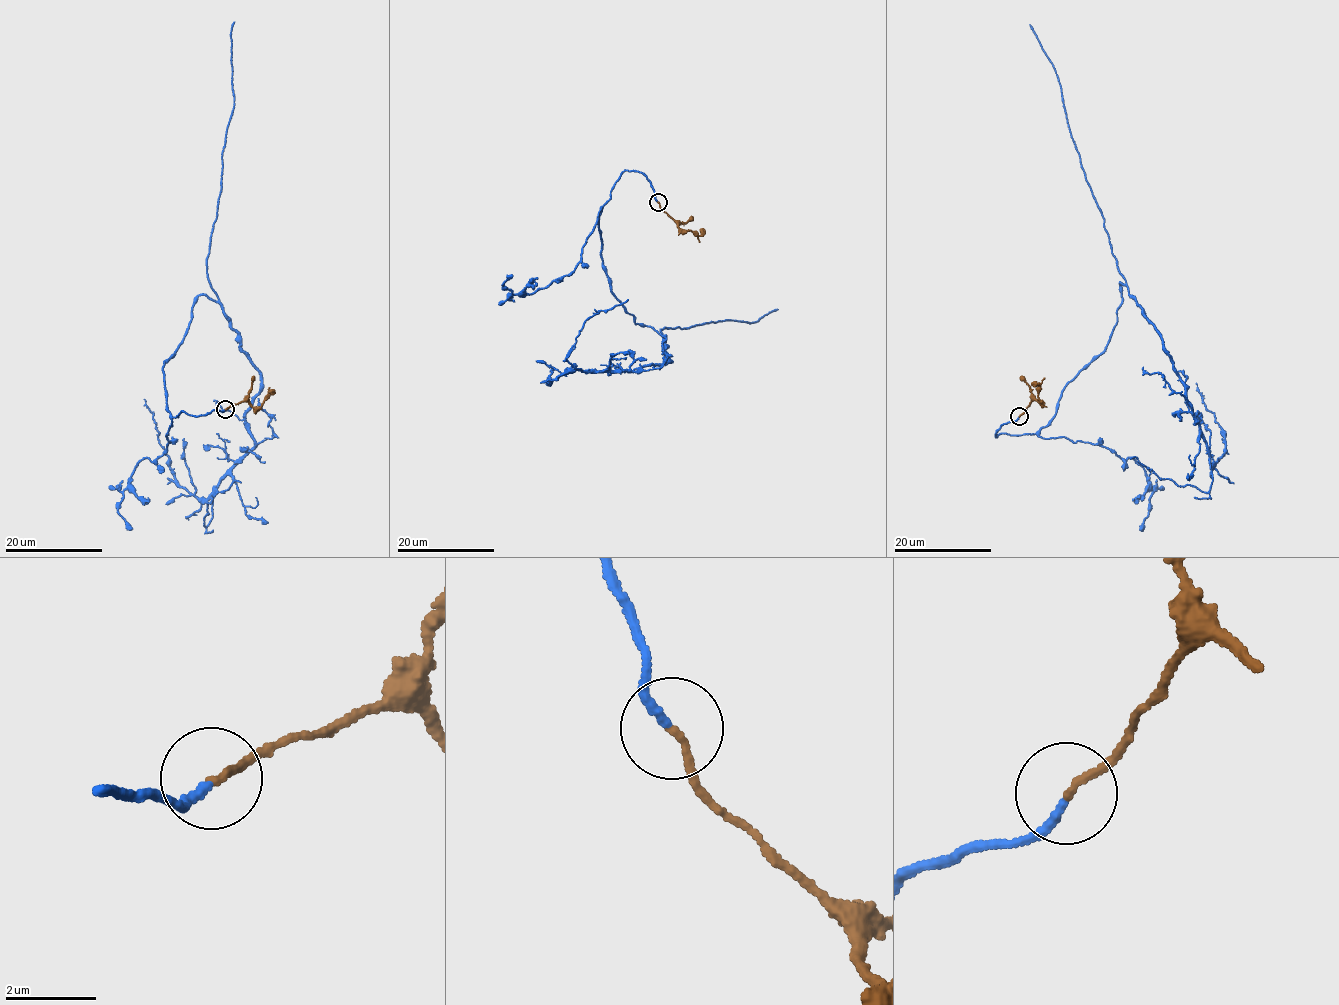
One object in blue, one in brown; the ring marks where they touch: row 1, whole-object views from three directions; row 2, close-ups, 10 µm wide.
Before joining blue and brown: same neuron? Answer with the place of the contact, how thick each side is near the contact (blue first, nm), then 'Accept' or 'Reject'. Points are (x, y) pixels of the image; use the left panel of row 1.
Place: (225, 409). Thickness 170 nm (blue) against 160 nm. Accept

